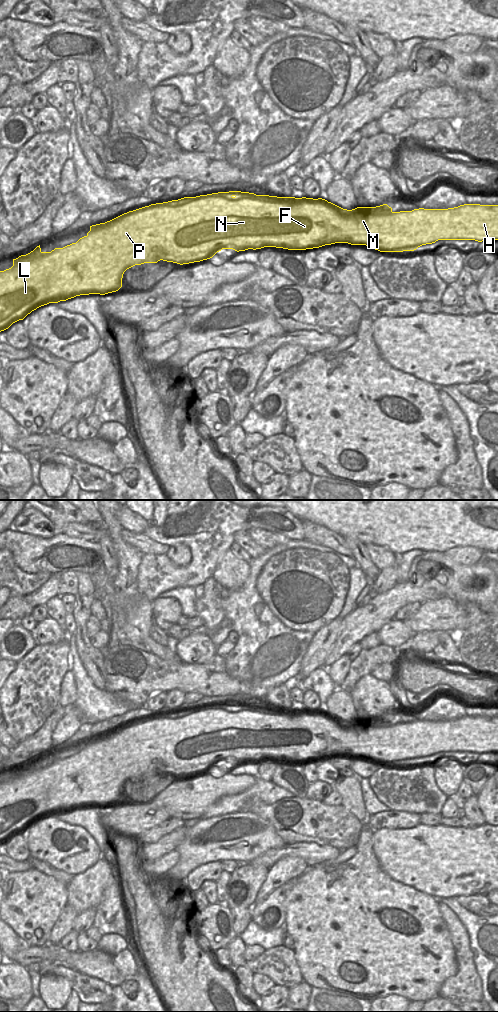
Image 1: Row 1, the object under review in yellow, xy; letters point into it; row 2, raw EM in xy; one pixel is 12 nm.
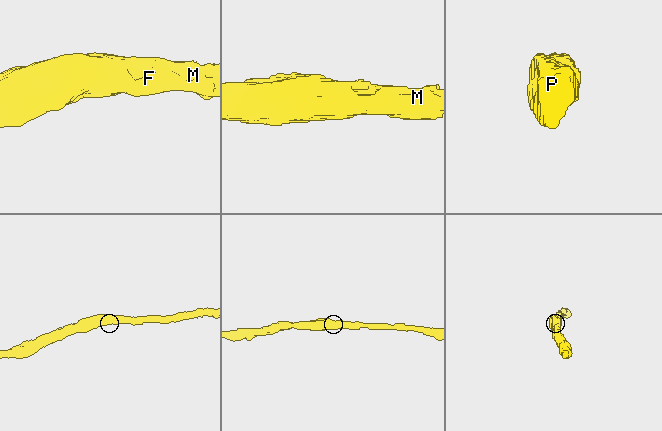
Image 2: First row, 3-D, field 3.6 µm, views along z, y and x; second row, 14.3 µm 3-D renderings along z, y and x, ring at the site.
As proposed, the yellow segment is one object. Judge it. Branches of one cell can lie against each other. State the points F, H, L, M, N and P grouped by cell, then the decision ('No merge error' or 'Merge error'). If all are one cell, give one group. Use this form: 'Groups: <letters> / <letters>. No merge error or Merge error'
Groups: F H L M N P. No merge error.

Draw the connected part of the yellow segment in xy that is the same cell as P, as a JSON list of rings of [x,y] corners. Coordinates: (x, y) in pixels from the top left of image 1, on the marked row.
[[[241,191],[184,197],[151,204],[105,223],[92,225],[86,236],[63,248],[42,252],[39,245],[30,253],[13,259],[11,268],[0,271],[0,332],[49,303],[66,301],[80,295],[116,292],[122,287],[124,272],[144,263],[163,260],[183,265],[210,259],[222,249],[237,252],[264,247],[306,250],[335,243],[366,245],[380,252],[403,252],[414,251],[438,240],[498,240],[498,205],[464,204],[448,209],[419,208],[393,212],[387,204],[347,210],[322,198],[277,197]]]

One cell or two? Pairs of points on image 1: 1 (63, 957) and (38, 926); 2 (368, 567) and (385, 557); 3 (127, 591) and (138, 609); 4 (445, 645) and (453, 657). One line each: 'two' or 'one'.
1: two
2: two
3: two
4: one

